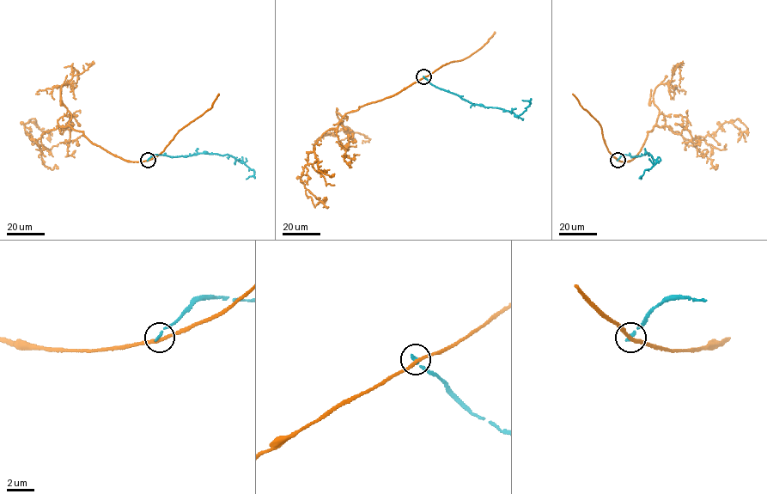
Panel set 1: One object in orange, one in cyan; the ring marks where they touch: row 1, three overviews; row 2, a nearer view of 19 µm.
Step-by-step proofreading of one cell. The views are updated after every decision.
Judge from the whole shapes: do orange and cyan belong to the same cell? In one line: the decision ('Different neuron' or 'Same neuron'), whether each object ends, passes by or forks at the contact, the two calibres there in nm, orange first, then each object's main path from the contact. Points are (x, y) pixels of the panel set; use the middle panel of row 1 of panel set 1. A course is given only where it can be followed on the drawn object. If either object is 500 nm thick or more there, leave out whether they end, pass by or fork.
Different neuron. At the ring orange passes by. At the ring cyan ends. Thickness 240 nm (orange) against 240 nm. Course of orange: (423, 76), (345, 113), (315, 143), (301, 181), (318, 199), (325, 197). Course of cyan: (423, 76), (433, 85), (473, 104), (500, 108), (517, 116), (530, 103), (522, 100)

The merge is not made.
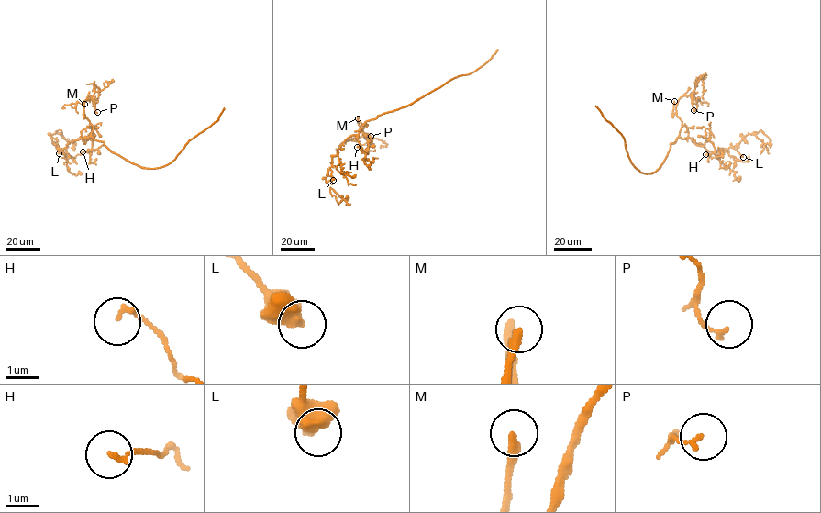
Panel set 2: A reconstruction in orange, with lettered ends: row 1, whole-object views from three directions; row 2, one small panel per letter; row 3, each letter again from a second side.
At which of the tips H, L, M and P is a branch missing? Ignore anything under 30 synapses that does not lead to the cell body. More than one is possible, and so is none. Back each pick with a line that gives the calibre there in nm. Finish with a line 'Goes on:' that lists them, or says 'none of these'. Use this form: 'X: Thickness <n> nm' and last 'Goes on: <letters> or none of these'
M: Thickness 240 nm
Goes on: M

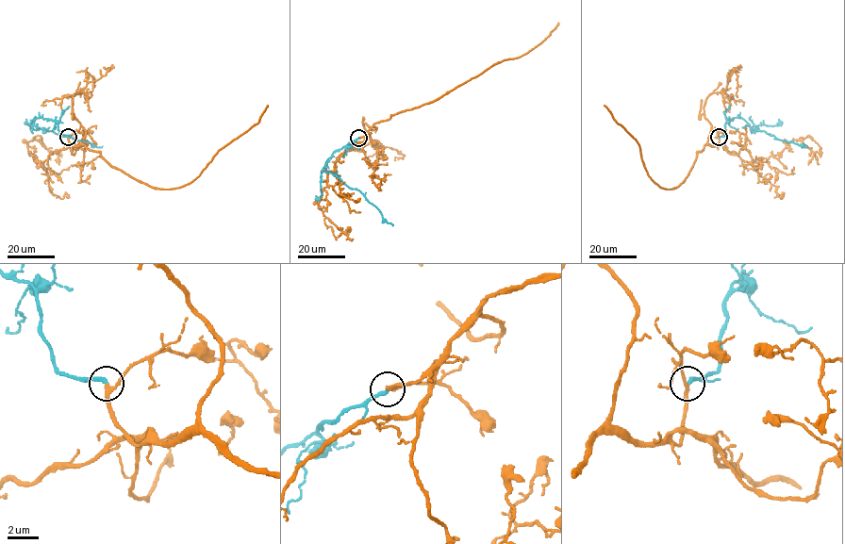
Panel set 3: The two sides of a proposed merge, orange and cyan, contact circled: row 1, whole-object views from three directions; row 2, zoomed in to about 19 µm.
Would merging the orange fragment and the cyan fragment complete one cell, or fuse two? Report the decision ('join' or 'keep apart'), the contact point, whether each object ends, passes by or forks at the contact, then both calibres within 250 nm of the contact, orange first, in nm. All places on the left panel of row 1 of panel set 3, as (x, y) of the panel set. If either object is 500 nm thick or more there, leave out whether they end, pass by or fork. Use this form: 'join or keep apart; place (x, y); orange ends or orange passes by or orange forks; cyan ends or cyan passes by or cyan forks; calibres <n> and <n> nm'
join; place (68, 137); orange passes by; cyan ends; calibres 200 and 240 nm

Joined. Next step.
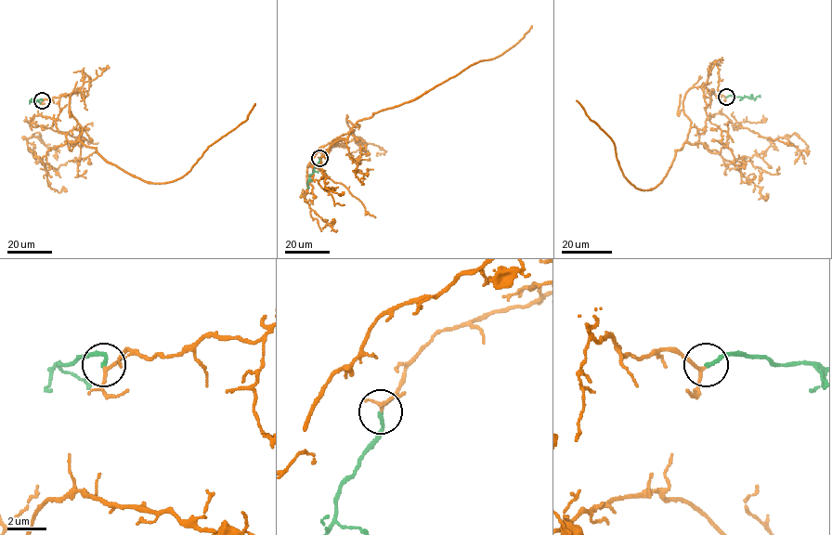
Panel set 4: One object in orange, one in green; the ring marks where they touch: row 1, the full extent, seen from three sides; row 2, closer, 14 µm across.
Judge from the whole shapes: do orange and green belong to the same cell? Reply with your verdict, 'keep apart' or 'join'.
join

